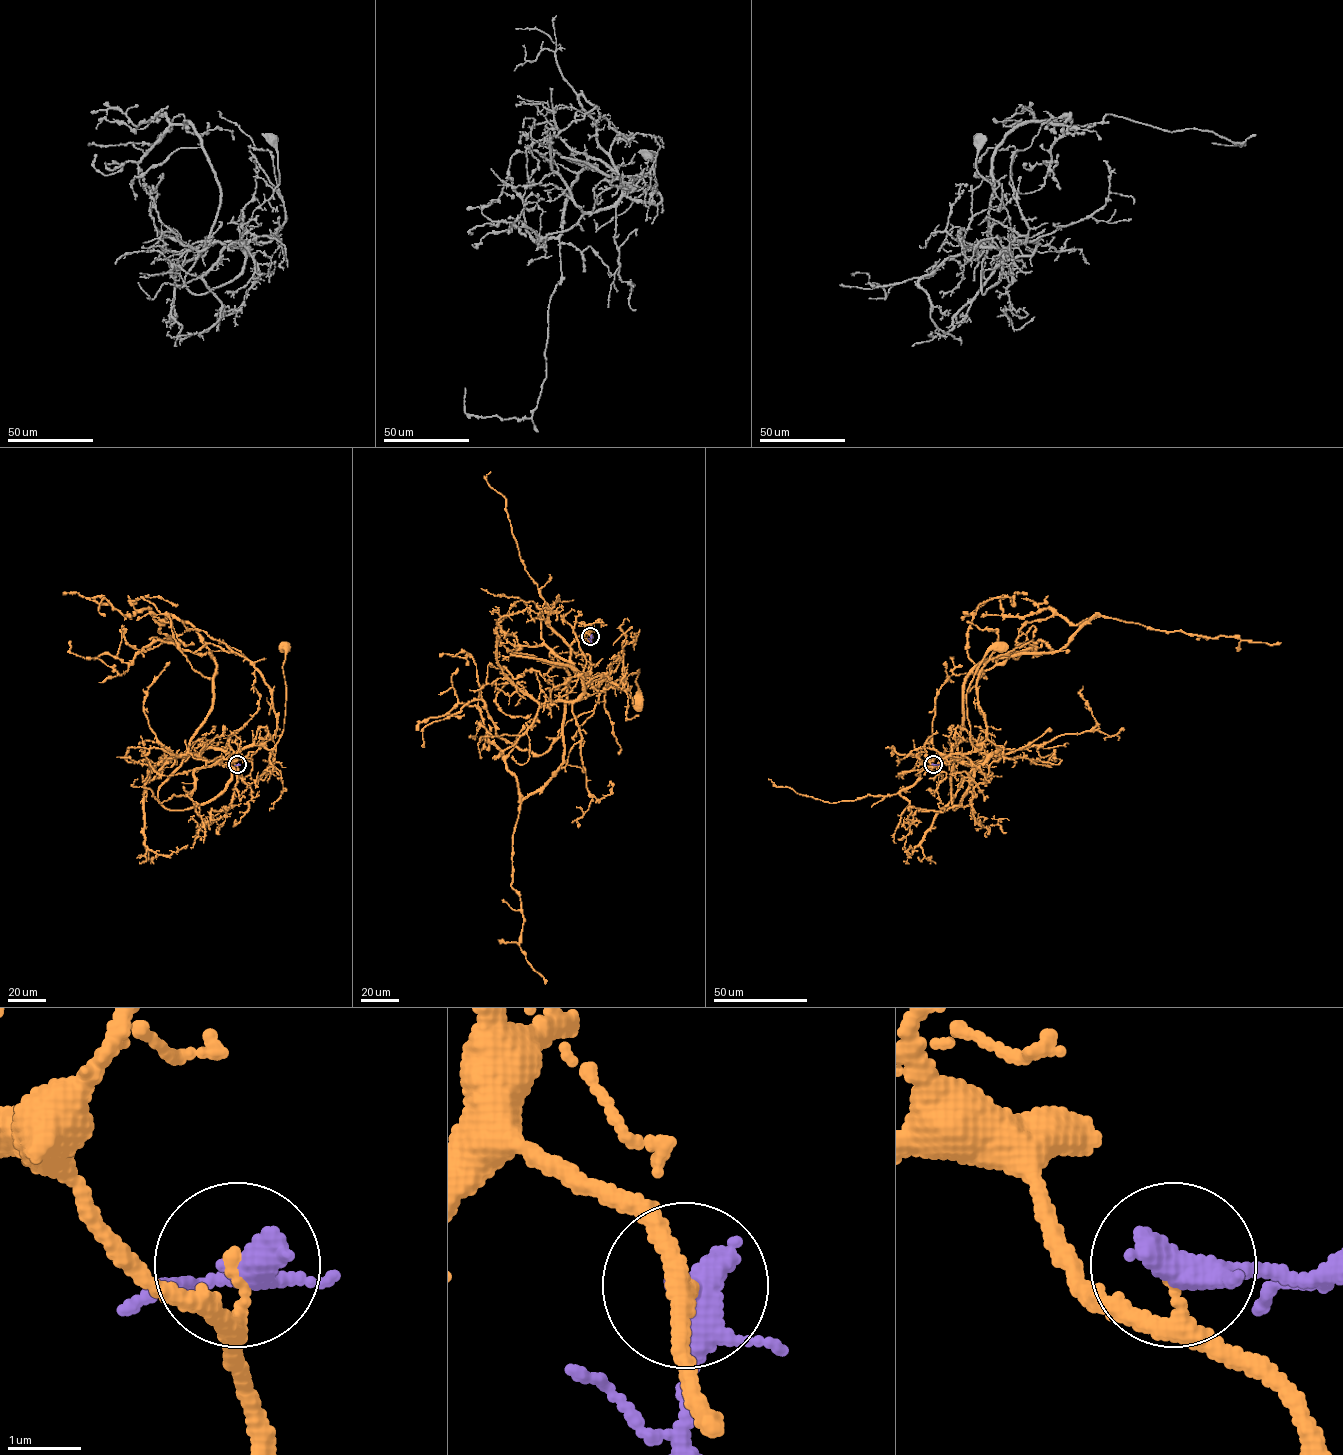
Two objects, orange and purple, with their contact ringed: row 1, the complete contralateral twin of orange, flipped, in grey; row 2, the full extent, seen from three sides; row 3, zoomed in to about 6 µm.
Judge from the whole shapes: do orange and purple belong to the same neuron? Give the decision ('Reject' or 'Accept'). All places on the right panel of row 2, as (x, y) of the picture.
Reject

